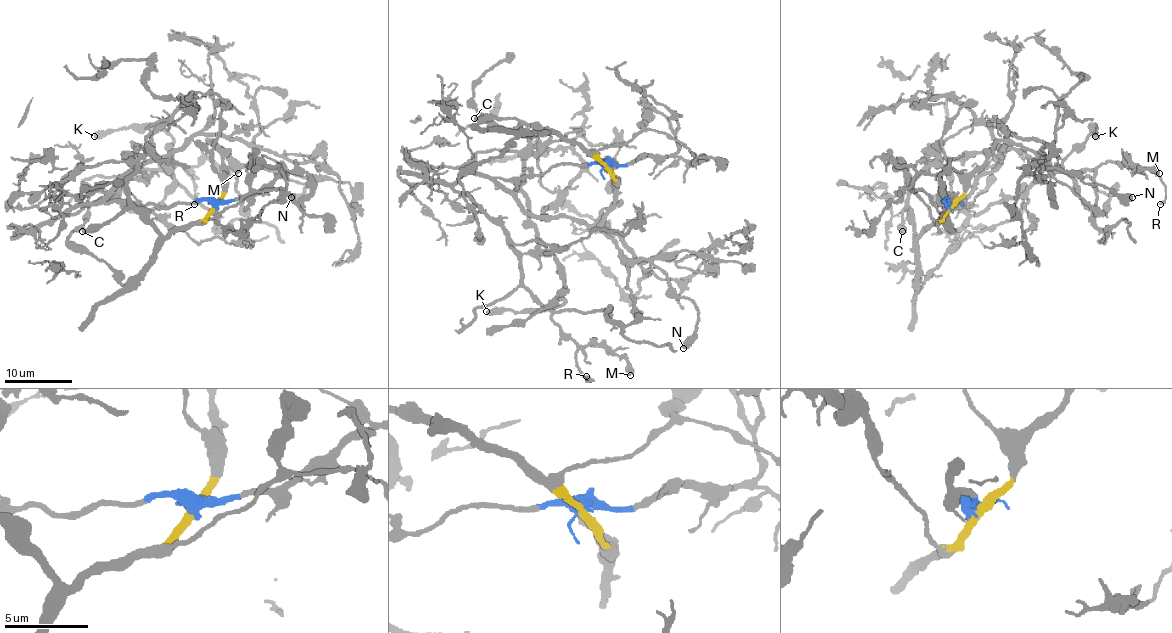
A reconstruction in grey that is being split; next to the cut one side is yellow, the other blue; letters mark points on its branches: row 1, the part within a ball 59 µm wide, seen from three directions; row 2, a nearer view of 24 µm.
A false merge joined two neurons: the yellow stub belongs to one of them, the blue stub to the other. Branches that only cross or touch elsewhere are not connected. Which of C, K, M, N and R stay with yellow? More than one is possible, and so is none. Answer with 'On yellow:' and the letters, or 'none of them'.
On yellow: C, K, N

